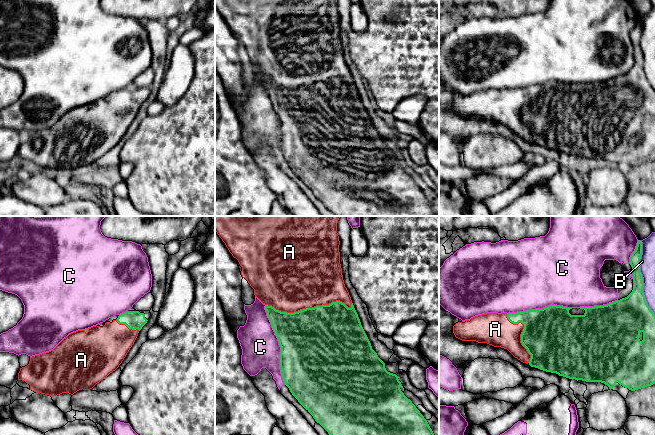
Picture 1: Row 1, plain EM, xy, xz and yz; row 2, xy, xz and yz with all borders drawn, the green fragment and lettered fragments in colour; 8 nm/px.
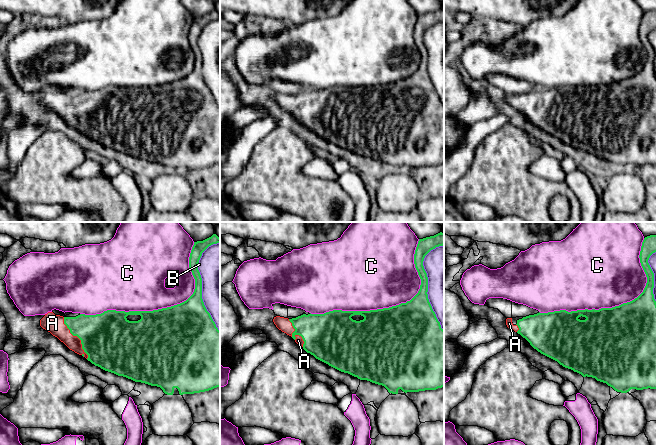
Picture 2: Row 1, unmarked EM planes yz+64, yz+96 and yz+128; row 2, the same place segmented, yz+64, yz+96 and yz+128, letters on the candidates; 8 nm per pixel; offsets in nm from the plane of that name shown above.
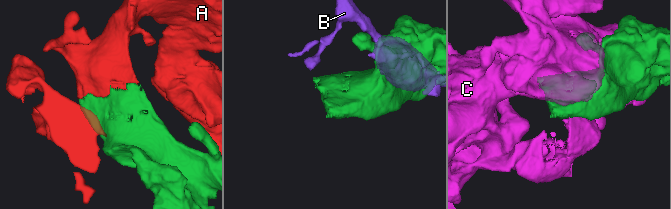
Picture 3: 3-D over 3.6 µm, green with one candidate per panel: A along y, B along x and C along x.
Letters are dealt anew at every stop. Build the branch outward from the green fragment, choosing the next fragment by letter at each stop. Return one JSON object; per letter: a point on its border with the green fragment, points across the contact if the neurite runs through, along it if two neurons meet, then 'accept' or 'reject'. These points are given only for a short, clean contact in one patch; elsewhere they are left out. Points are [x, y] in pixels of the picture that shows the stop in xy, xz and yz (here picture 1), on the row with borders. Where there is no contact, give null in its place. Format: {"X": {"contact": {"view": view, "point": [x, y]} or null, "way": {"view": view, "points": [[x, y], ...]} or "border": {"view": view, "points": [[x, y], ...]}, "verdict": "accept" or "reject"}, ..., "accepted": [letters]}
{"A": {"contact": {"view": "xz", "point": [309, 308]}, "verdict": "accept"}, "B": {"contact": {"view": "yz", "point": [642, 277]}, "verdict": "reject"}, "C": {"contact": {"view": "xz", "point": [279, 344]}, "verdict": "reject"}, "accepted": ["A"]}

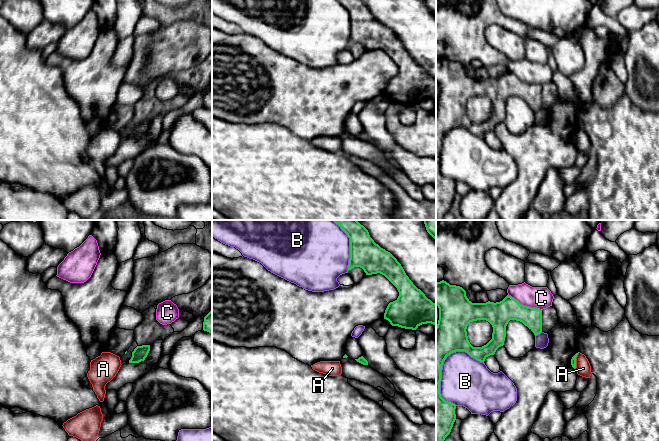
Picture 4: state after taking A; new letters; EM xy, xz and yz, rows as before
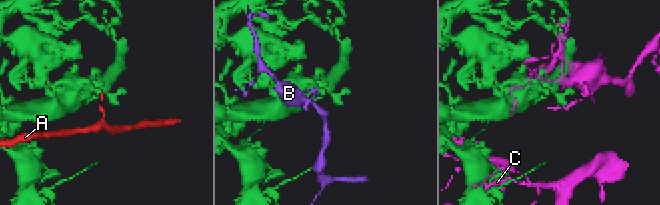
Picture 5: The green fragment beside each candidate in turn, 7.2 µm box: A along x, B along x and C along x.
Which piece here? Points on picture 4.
{"A": {"contact": {"view": "yz", "point": [575, 360]}, "border": {"view": "yz", "points": [[579, 352], [574, 368]]}, "verdict": "reject"}, "B": {"contact": {"view": "xz", "point": [350, 245]}, "verdict": "reject"}, "C": {"contact": {"view": "yz", "point": [525, 306]}, "verdict": "reject"}, "accepted": []}

